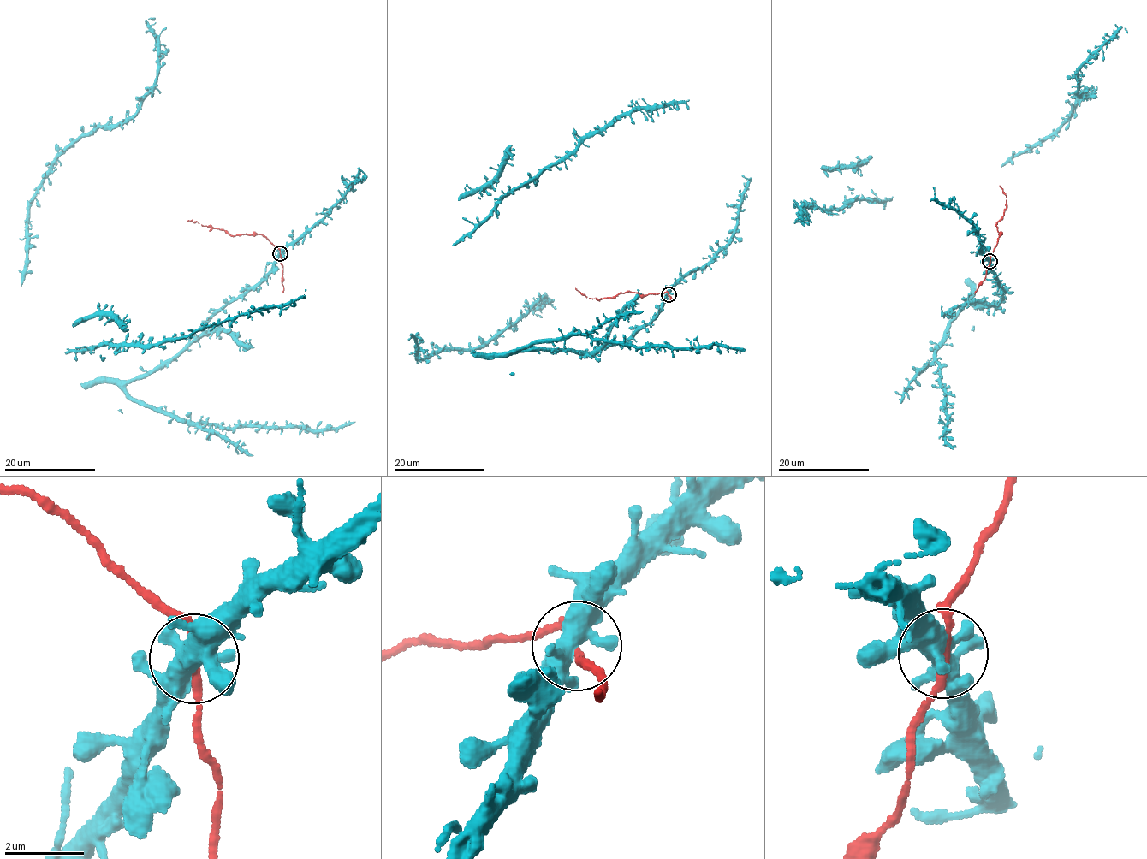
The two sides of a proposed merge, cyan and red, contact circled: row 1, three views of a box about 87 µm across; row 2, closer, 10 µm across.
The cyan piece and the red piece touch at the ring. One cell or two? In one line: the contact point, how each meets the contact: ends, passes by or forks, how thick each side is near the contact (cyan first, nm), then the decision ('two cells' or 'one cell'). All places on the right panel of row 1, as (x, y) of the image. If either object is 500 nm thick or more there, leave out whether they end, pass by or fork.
at (989, 261); 550 nm thick on the cyan side, 170 nm on the other; one cell

